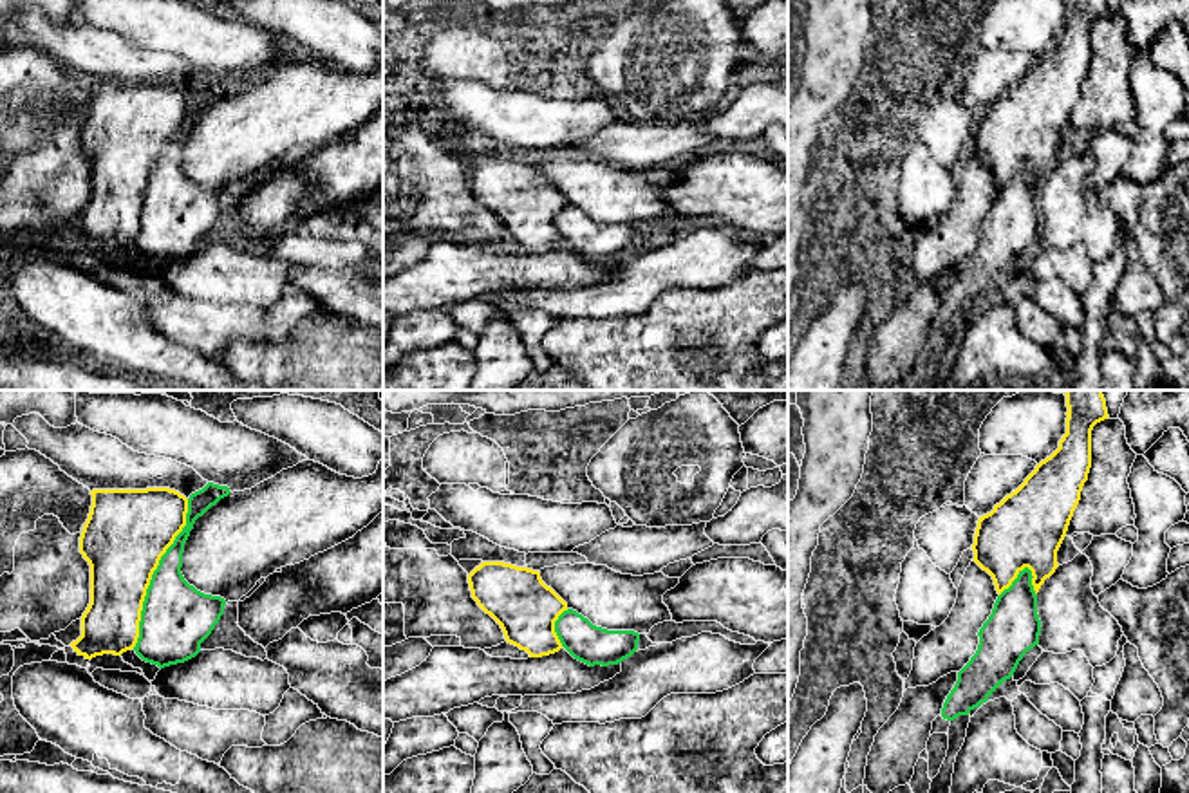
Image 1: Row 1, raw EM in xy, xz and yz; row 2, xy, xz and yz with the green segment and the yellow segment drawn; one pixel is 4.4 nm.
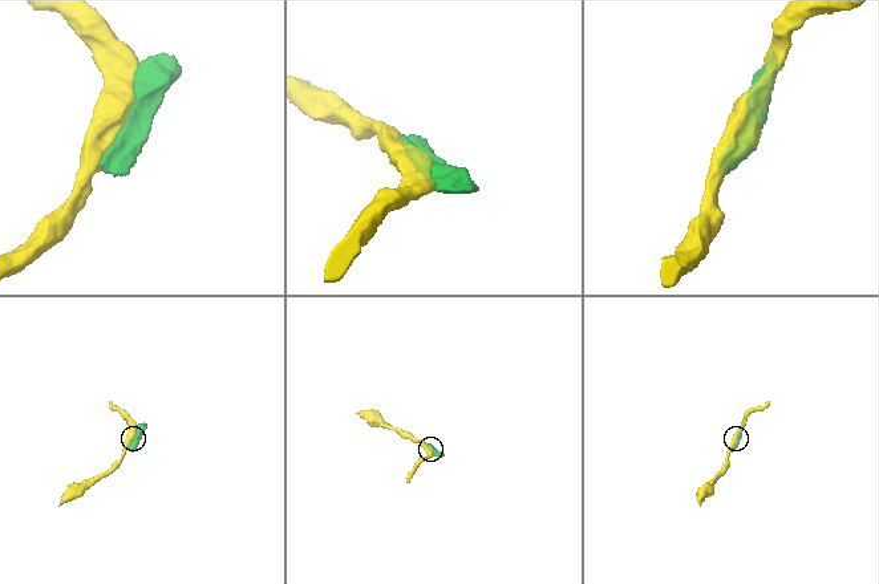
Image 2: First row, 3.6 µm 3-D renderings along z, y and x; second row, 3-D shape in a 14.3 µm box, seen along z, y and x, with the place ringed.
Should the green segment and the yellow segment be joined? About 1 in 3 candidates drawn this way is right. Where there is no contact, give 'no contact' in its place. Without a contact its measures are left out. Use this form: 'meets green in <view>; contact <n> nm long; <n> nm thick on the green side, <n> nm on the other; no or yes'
meets green in xy; contact 700 nm long; 320 nm thick on the green side, 380 nm on the other; no

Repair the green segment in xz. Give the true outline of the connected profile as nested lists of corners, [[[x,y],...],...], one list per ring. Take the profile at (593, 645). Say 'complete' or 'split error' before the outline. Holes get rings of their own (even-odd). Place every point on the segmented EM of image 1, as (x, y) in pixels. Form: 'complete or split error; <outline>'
complete; [[[573,609],[555,621],[562,647],[578,661],[594,667],[618,665],[638,650],[640,634],[634,630],[607,630],[593,625]]]

